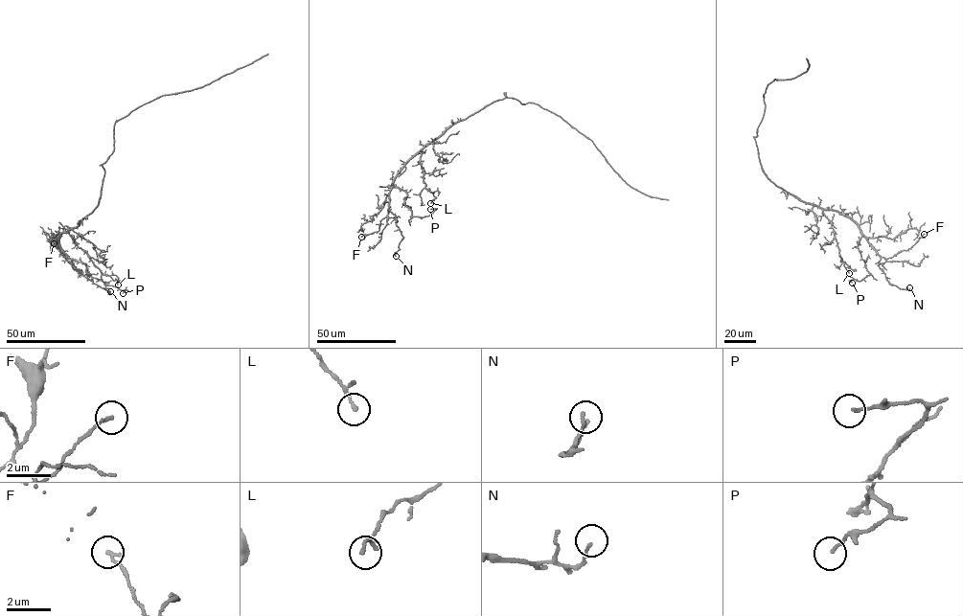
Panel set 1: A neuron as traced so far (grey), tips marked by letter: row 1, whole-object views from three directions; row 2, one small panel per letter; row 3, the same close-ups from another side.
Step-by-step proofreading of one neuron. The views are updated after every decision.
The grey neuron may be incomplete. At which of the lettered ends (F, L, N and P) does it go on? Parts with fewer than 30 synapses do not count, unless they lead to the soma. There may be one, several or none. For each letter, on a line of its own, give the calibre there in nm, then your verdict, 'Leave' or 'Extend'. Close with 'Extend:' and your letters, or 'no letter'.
F: Thickness 140 nm. Leave
L: Thickness 110 nm. Leave
N: Thickness 110 nm. Leave
P: Thickness 110 nm. Leave
Extend: no letter

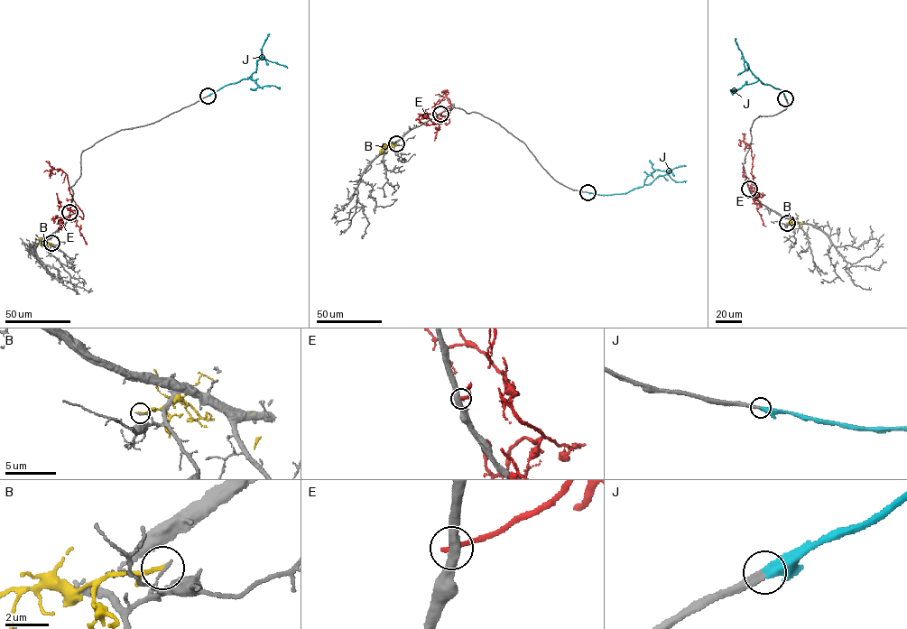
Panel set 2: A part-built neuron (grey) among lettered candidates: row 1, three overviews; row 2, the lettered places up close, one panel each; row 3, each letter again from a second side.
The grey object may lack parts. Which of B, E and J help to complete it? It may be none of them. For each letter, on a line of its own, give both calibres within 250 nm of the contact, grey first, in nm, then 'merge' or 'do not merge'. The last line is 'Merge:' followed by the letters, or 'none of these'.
B: 130 nm thick on the grey side, 170 nm on the other; do not merge
E: 440 nm thick on the grey side, 260 nm on the other; do not merge
J: 320 nm thick on the grey side, 480 nm on the other; merge
Merge: J

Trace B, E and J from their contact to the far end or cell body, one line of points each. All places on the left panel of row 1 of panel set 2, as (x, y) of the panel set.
B: (51, 243), (42, 242), (40, 244), (42, 246)
E: (69, 211), (78, 206), (70, 193), (67, 174), (54, 167), (51, 171)
J: (208, 96), (226, 86), (247, 78), (254, 71), (262, 57), (287, 68)

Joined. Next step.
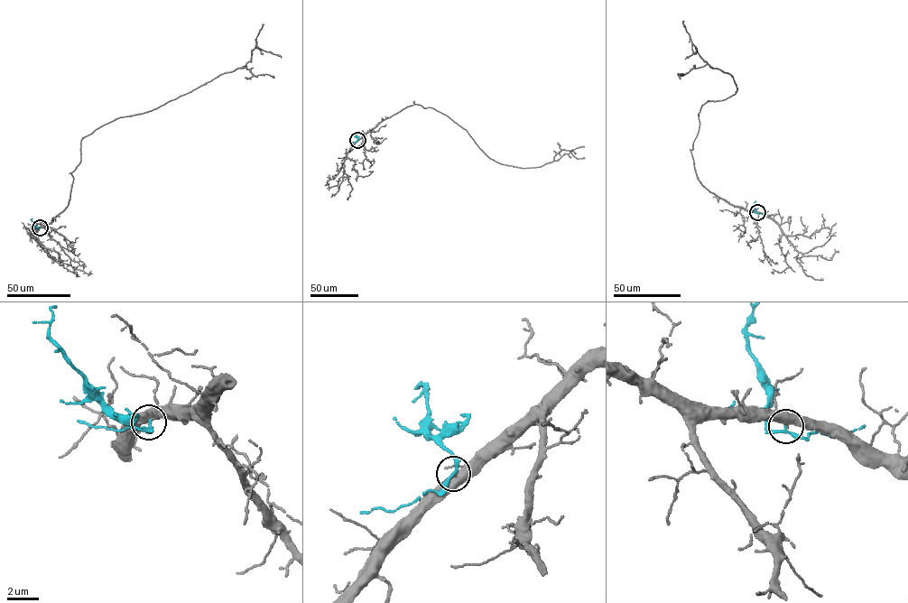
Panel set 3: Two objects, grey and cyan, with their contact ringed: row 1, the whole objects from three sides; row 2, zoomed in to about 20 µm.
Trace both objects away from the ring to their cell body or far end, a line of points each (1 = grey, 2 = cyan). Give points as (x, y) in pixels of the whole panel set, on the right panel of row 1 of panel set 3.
1: (757, 213), (730, 205), (698, 179), (690, 149), (702, 106), (730, 97), (736, 88), (692, 44), (685, 59)
2: (757, 213), (754, 205), (756, 201)

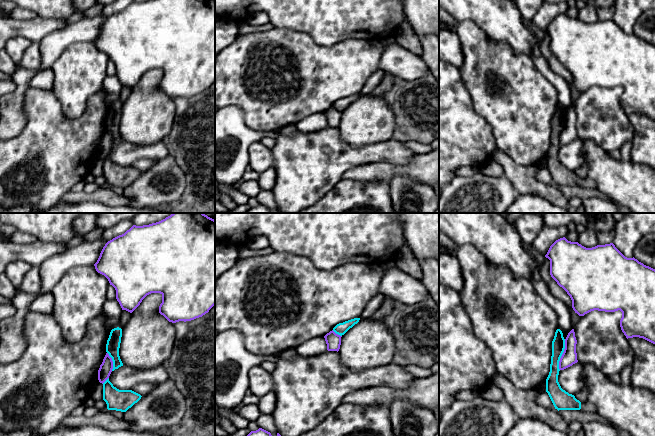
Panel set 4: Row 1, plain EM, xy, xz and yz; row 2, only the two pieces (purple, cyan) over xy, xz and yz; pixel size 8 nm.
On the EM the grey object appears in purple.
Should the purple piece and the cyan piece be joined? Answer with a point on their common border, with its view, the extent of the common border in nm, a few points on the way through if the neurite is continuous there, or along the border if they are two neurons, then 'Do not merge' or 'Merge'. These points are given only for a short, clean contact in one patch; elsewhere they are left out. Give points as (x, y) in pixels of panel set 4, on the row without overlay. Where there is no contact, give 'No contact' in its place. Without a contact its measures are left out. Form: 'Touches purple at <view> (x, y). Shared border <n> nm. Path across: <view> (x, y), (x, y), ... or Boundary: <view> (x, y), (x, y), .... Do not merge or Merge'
Touches purple at yz (562, 130). Shared border 260 nm. Boundary: yz (565, 115), (565, 124), (559, 137), (559, 145). Do not merge

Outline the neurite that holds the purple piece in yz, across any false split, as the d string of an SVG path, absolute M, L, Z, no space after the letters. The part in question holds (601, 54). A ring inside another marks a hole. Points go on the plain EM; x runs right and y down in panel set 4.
M565 13L549 24L550 51L572 76L579 92L598 86L620 86L620 103L626 114L639 113L655 120L655 45L625 33L613 19L586 24Z

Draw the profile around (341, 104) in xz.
M354 94L348 97L345 97L343 99L337 100L334 104L333 107L342 112L344 111L350 104L352 104L355 100L359 98L360 94Z

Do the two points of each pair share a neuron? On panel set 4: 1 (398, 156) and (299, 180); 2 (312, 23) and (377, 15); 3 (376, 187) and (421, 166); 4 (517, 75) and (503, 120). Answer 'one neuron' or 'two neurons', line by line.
1: one neuron
2: one neuron
3: two neurons
4: one neuron

